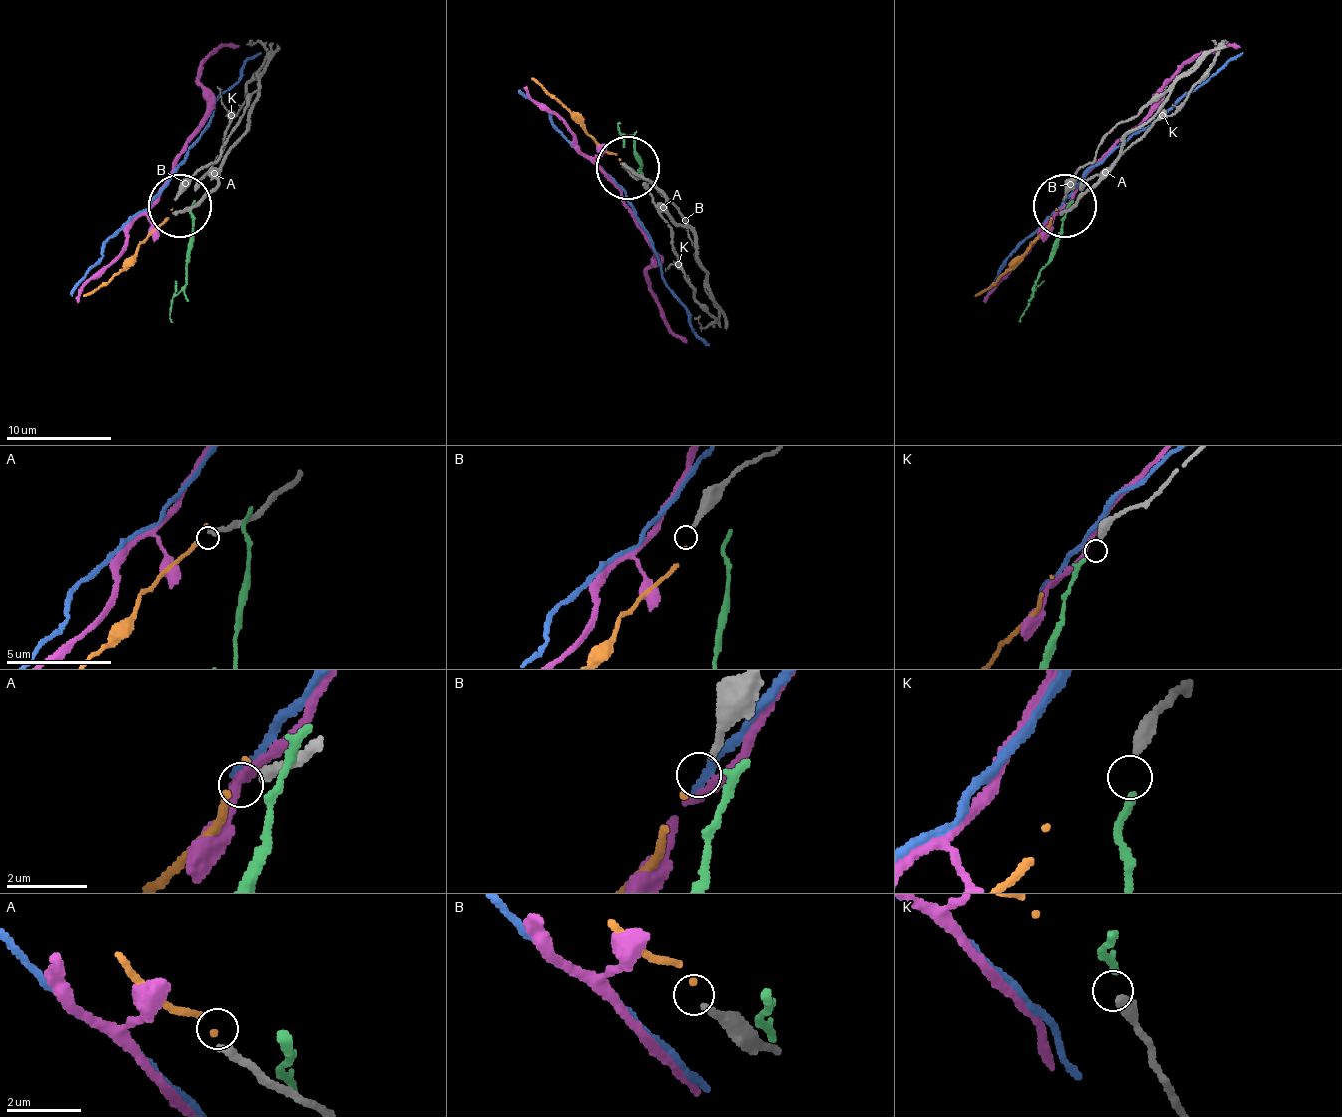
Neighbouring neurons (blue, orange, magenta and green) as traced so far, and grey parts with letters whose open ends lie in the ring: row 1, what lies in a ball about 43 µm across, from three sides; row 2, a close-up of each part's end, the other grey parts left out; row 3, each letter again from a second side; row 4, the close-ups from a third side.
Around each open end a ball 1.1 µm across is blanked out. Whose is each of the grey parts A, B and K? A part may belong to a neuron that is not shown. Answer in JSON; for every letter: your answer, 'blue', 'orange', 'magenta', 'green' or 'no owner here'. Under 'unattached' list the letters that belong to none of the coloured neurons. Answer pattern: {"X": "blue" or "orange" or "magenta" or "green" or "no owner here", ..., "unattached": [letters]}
{"A": "no owner here", "B": "orange", "K": "green", "unattached": ["A"]}

